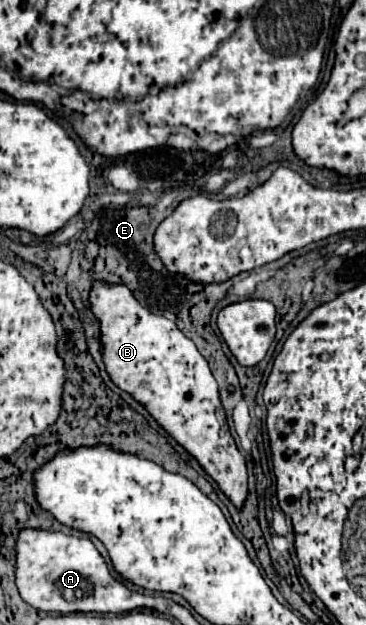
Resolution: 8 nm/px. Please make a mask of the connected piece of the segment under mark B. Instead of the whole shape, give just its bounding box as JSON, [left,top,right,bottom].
[89,281,247,509]

